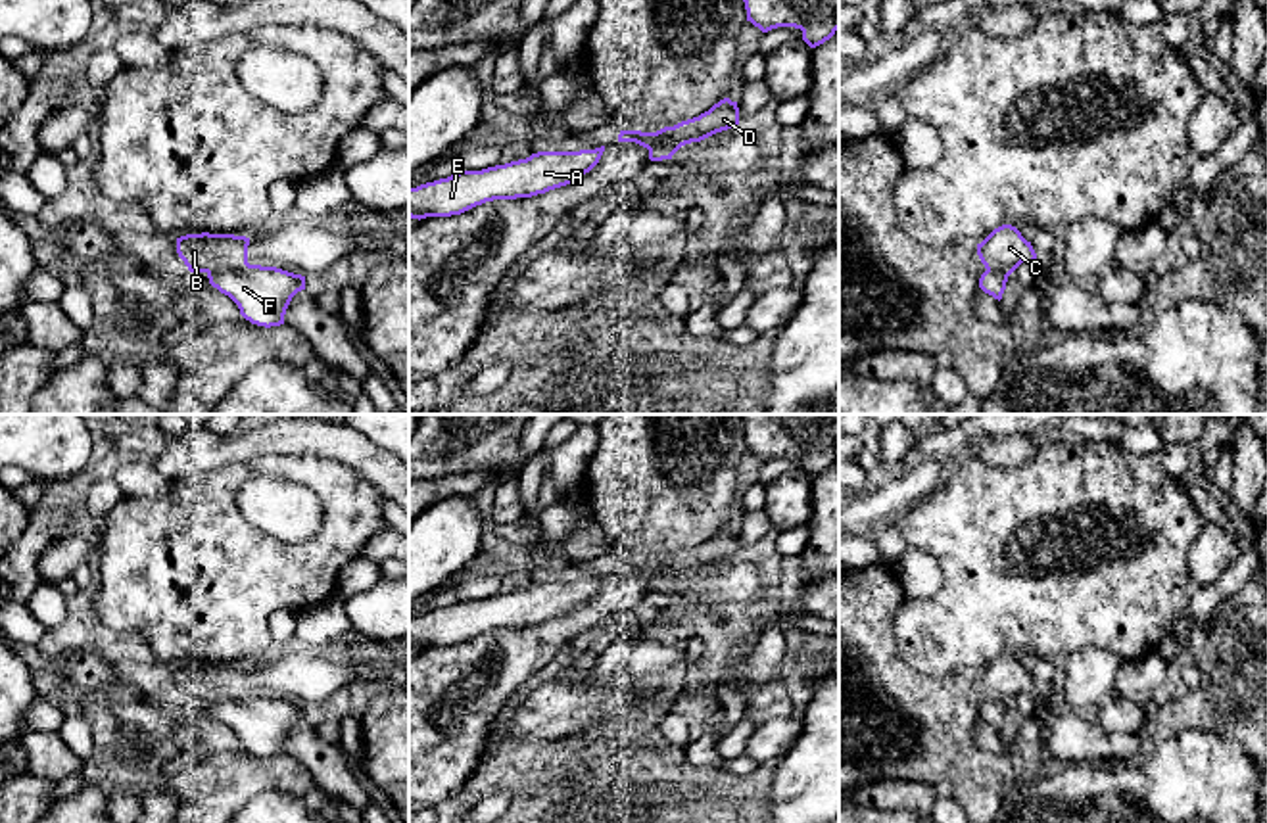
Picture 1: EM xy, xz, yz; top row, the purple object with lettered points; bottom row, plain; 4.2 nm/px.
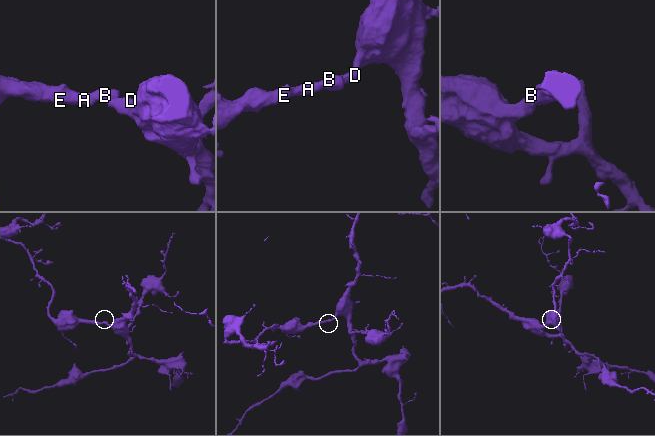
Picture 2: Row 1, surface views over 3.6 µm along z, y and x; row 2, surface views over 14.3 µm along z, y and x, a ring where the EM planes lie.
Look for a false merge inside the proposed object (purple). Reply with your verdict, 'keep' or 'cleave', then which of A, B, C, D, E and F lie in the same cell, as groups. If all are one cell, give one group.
cleave; A B C E / D F

